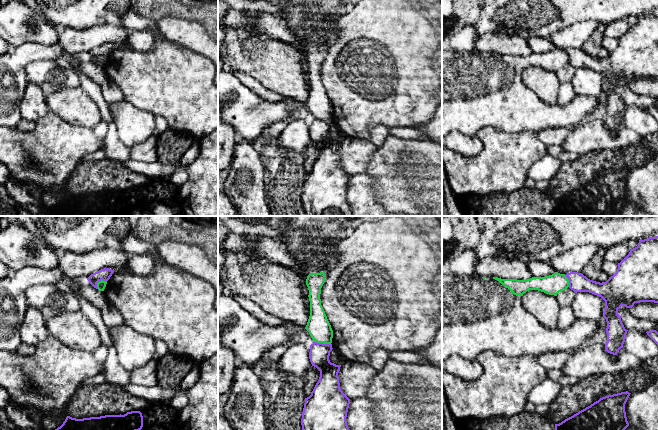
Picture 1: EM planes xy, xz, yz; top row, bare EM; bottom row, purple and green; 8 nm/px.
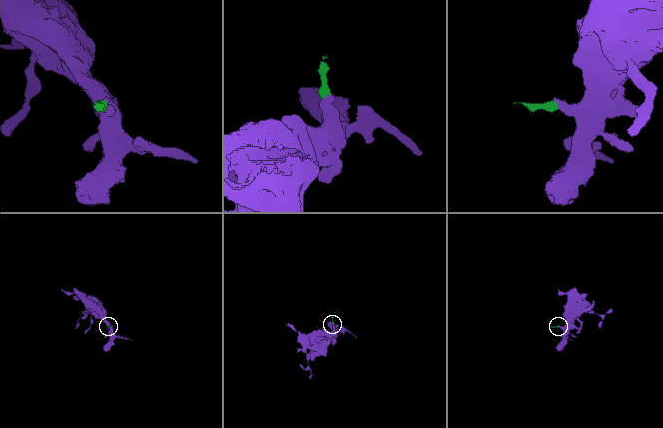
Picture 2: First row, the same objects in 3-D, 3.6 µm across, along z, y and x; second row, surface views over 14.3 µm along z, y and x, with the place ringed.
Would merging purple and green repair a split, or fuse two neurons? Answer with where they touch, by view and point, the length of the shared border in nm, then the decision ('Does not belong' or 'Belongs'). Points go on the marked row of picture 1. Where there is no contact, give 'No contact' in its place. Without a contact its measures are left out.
Touches purple at xz (322, 343). Shared border 140 nm. Does not belong

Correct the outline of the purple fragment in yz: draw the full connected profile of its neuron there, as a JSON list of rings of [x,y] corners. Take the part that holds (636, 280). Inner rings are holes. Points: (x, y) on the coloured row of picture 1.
[[[658,236],[640,239],[638,246],[618,263],[616,273],[606,282],[588,279],[582,273],[566,274],[569,288],[575,293],[589,292],[605,301],[603,317],[607,322],[608,353],[617,355],[623,348],[627,331],[618,310],[625,306],[632,308],[635,303],[658,303]]]

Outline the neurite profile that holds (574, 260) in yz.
[[[585,244],[572,248],[571,250],[562,252],[550,260],[550,264],[560,274],[570,272],[581,273],[583,268],[591,261],[595,253],[598,251],[597,246],[593,244]]]

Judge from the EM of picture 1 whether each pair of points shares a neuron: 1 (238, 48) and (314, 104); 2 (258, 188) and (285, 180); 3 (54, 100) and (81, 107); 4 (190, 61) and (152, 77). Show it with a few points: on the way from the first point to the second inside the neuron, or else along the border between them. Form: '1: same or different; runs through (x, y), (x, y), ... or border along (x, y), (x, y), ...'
1: different; border along (309, 75), (309, 94), (304, 103)
2: different; border along (262, 160), (265, 181), (267, 183)
3: same; runs through (61, 103), (74, 106)
4: same; runs through (181, 70), (174, 77), (161, 77)

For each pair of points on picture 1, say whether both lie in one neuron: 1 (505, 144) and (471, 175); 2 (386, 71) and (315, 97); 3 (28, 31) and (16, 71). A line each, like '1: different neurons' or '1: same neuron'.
1: same neuron
2: different neurons
3: different neurons

